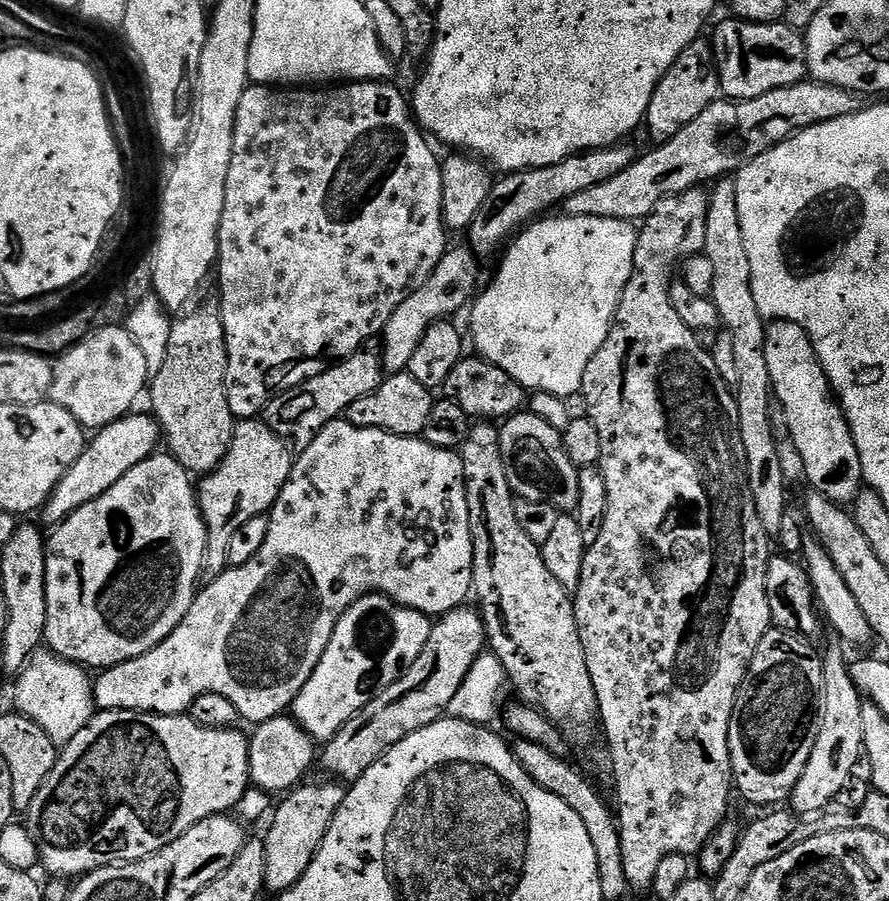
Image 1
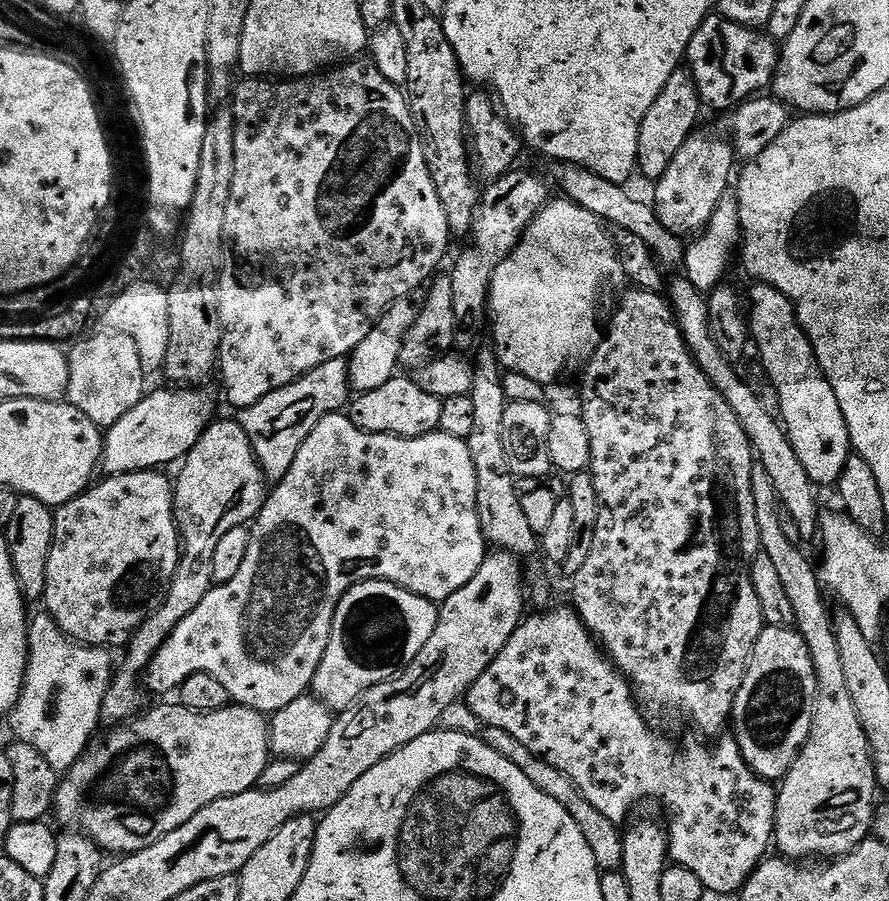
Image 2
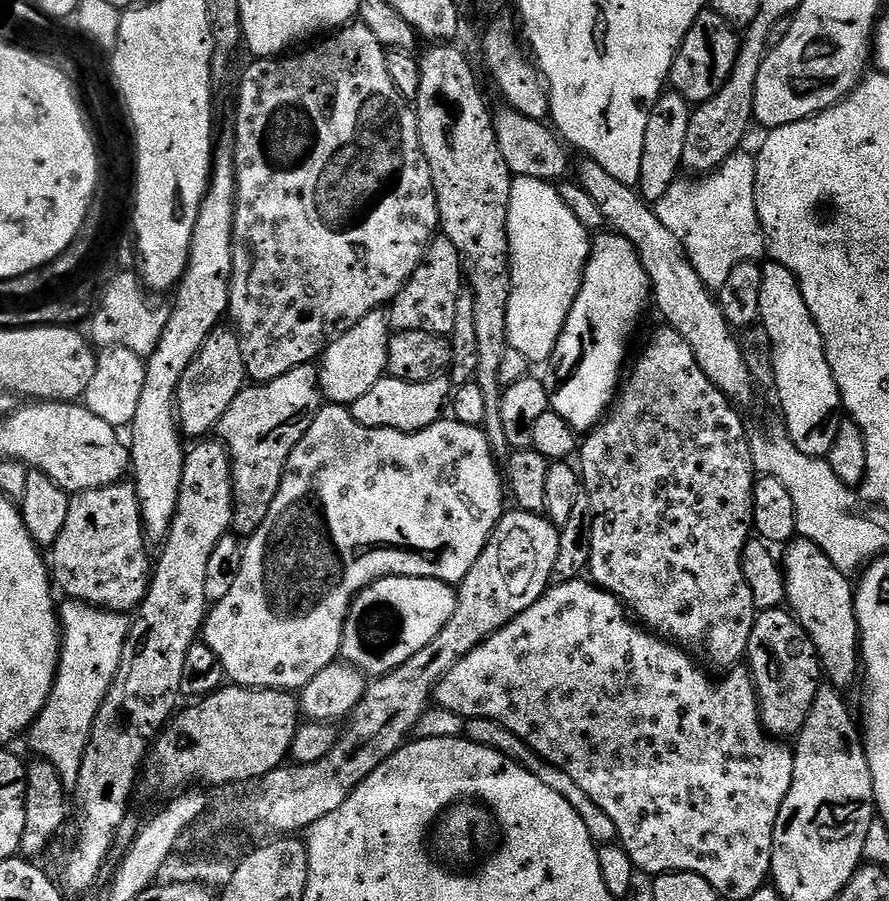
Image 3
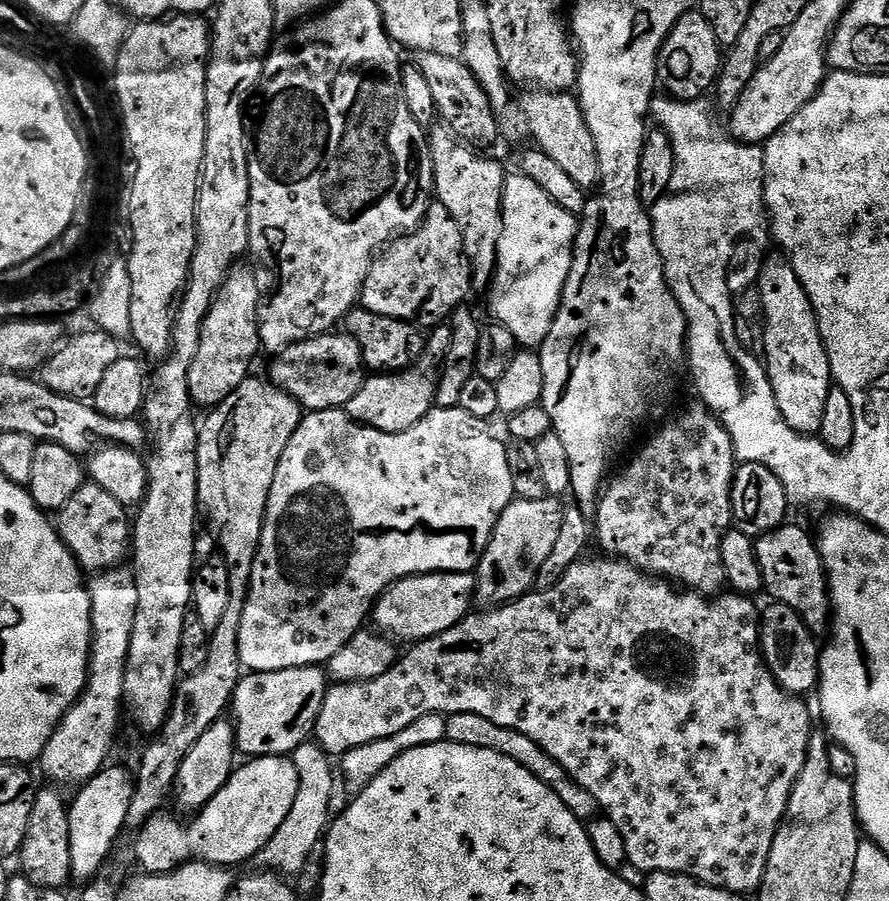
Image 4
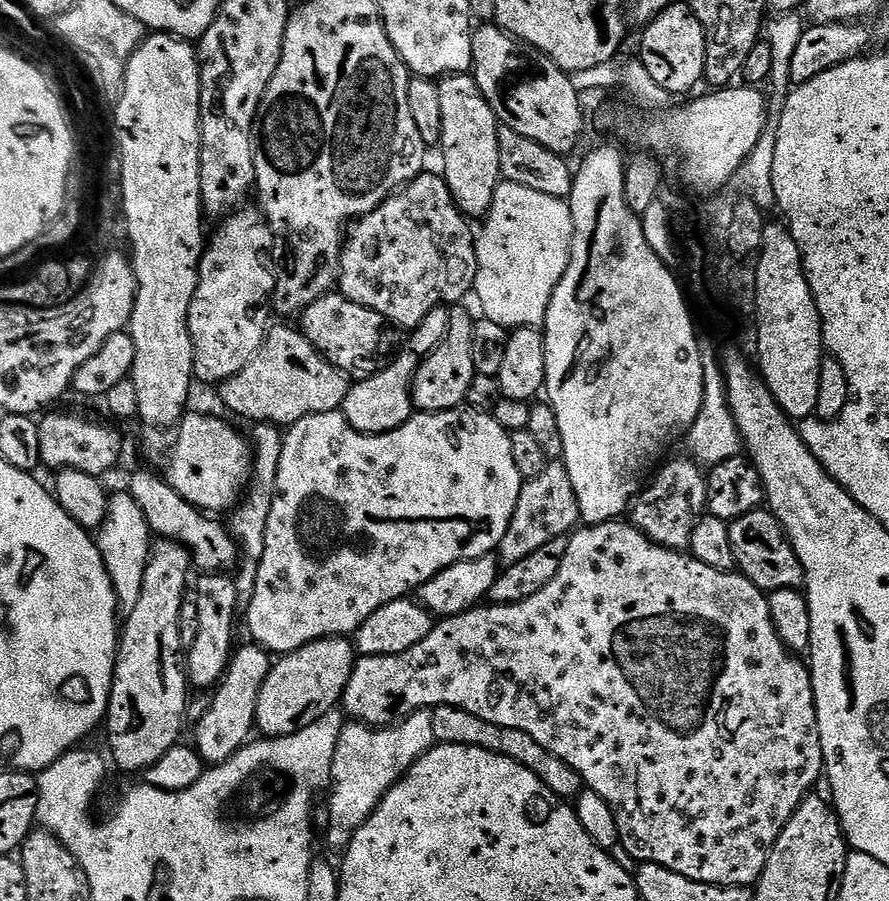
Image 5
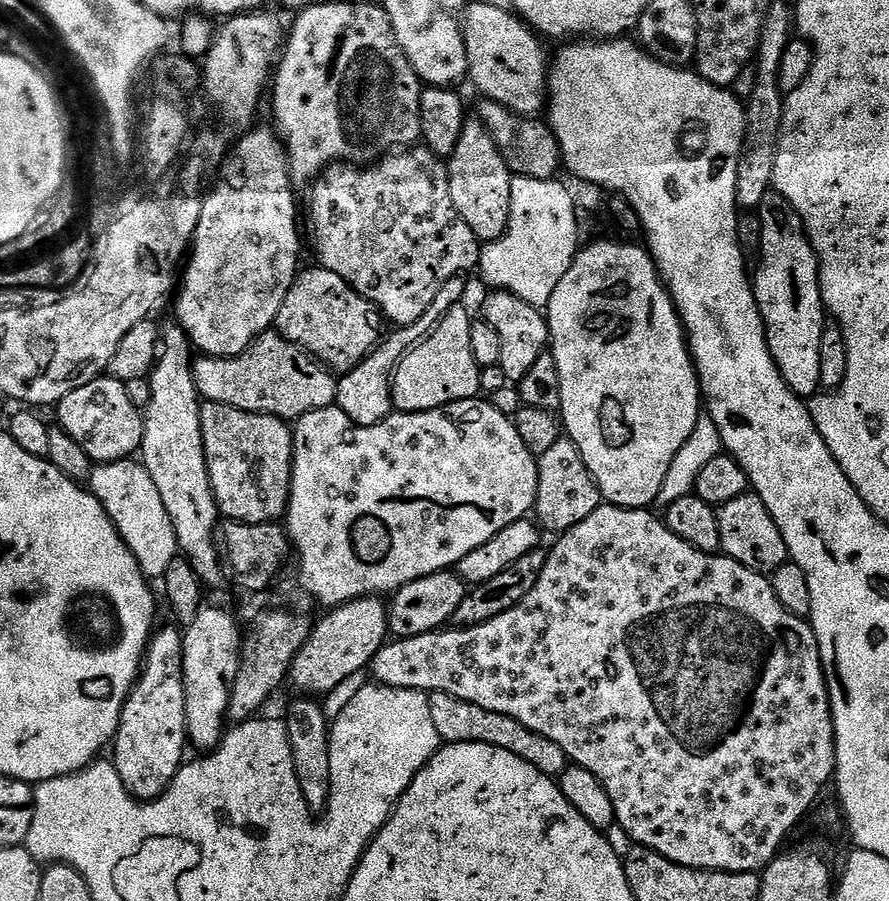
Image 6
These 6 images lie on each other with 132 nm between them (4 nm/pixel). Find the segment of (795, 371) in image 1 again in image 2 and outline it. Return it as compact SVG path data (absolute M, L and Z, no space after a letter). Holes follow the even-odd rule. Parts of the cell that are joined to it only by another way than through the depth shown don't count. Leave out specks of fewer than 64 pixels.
M756 282L751 286L750 336L754 348L760 351L759 363L770 374L774 390L778 390L779 419L790 438L790 446L794 446L794 454L798 454L798 462L802 462L813 484L834 486L842 474L842 466L846 466L854 452L840 400L816 361L817 352L808 341L790 298L769 284Z

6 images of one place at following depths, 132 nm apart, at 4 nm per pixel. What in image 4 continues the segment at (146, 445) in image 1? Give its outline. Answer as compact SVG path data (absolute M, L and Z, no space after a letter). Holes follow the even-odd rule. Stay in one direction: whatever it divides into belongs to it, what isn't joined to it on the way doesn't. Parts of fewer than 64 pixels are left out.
M237 266L226 278L222 290L214 298L210 306L210 314L206 314L206 322L202 326L202 338L198 342L198 354L190 365L190 394L193 405L211 410L220 404L244 380L249 379L252 359L261 351L258 334L258 314L260 313L260 280L248 268Z

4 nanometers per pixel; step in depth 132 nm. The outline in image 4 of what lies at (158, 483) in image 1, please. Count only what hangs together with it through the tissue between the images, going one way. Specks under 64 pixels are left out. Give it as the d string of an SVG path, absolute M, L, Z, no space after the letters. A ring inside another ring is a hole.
M86 482L66 502L66 506L58 513L58 531L64 540L65 546L74 554L74 558L79 562L81 569L88 574L99 574L107 572L110 568L121 567L125 563L130 552L130 512L129 509L118 502L118 498L113 498L111 494L106 494L97 484Z

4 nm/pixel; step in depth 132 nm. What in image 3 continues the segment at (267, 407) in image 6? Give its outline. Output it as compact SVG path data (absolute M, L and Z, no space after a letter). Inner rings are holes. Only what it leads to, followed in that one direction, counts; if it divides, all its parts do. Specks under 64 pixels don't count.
M377 310L366 314L358 326L350 326L346 334L330 344L318 360L323 399L330 404L351 406L358 398L362 398L362 394L366 394L366 390L370 390L370 386L385 379L388 371L388 347L393 335L389 313Z

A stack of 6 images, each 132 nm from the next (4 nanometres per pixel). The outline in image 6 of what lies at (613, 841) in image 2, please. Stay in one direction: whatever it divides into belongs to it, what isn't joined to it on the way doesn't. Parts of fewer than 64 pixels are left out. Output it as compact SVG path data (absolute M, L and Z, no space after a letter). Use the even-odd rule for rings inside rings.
M441 692L431 693L428 701L430 702L430 718L434 718L434 727L438 730L441 741L449 744L498 746L502 750L510 750L510 754L530 762L542 774L553 778L561 776L564 769L569 767L570 761L562 750L562 746L550 742L550 738L522 726L522 722L506 714L494 714L494 710L482 710L482 706L474 706L470 702Z

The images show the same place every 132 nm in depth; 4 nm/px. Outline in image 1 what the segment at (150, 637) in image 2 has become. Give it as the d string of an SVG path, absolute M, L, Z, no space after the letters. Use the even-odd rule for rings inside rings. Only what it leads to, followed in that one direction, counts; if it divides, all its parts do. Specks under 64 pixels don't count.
M263 419L242 420L233 427L226 458L198 484L200 513L206 522L205 577L215 578L228 571L233 535L250 518L272 511L278 494L282 494L282 486L290 478L293 463L294 452L288 441L274 434Z

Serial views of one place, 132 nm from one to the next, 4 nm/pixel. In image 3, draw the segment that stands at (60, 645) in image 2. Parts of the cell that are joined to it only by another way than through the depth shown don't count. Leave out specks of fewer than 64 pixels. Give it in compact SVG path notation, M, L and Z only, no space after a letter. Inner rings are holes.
M71 598L59 605L58 615L62 647L56 681L46 706L33 722L26 740L32 743L39 759L50 762L54 770L58 770L65 788L72 790L82 770L82 758L92 733L94 718L118 674L130 620L125 613L95 608L92 604Z

